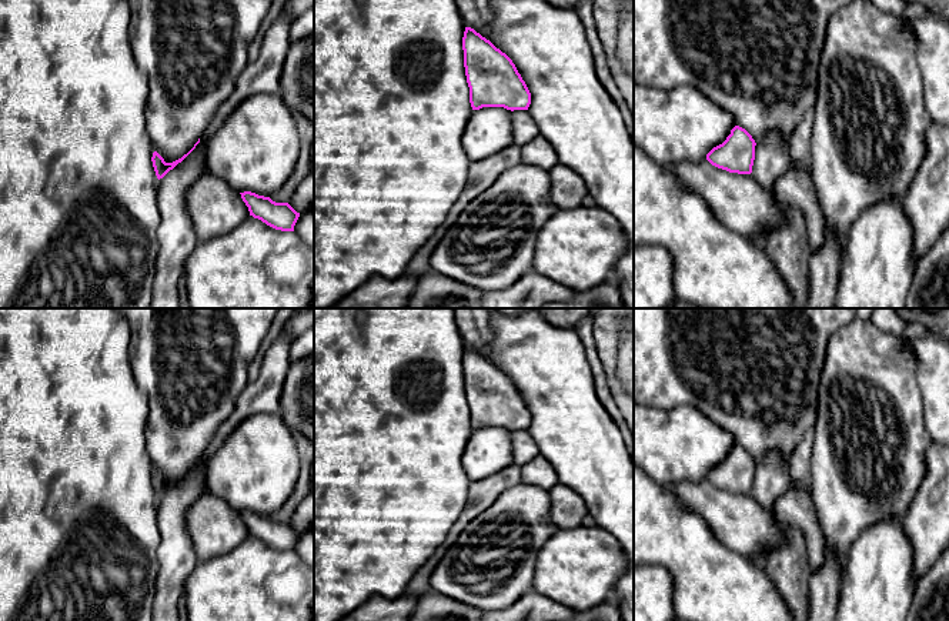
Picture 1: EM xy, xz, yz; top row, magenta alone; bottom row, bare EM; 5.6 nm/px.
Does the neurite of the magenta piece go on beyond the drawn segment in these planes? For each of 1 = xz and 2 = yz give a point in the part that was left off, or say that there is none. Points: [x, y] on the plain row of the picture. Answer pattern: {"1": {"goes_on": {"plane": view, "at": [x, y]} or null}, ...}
{"1": {"goes_on": null}, "2": {"goes_on": null}}

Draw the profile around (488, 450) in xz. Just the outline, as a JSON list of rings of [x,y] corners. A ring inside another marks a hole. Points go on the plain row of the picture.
[[[504,427],[472,430],[461,464],[471,481],[491,477],[512,465],[511,430]]]

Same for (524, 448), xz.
[[[527,430],[511,431],[512,458],[514,464],[522,467],[537,455],[539,455],[538,445]]]

